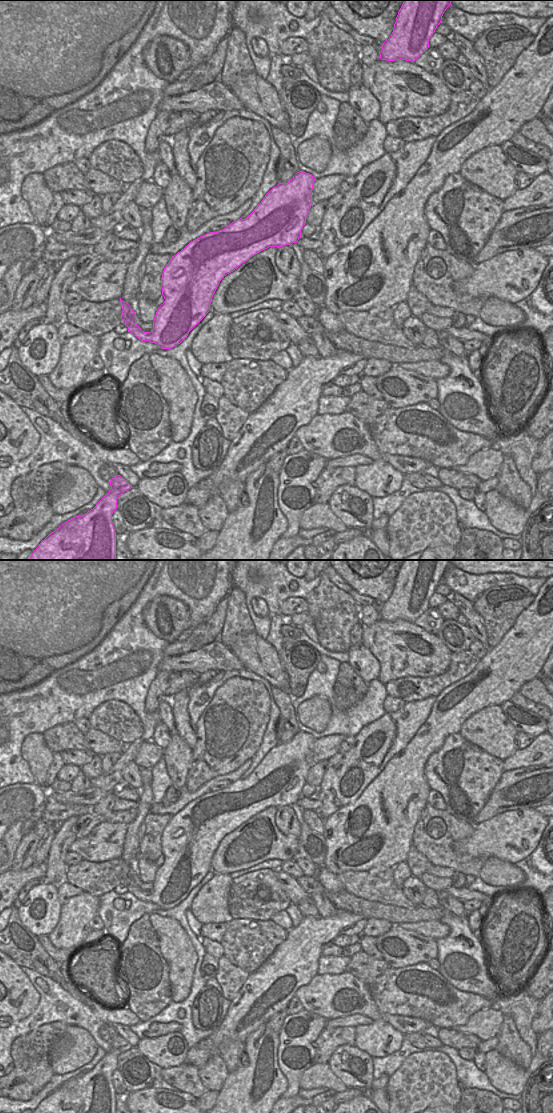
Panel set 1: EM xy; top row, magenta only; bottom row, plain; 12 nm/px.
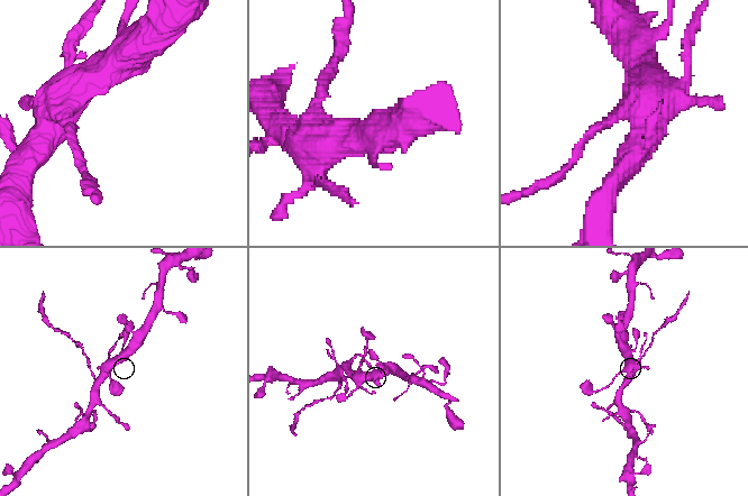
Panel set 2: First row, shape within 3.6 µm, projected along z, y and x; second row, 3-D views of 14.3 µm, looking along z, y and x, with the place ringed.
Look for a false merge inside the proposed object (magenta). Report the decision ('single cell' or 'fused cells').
fused cells

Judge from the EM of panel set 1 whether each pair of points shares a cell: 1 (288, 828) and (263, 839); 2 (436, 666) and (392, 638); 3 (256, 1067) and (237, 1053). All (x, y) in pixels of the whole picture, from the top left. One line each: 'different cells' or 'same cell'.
1: different cells
2: same cell
3: different cells

